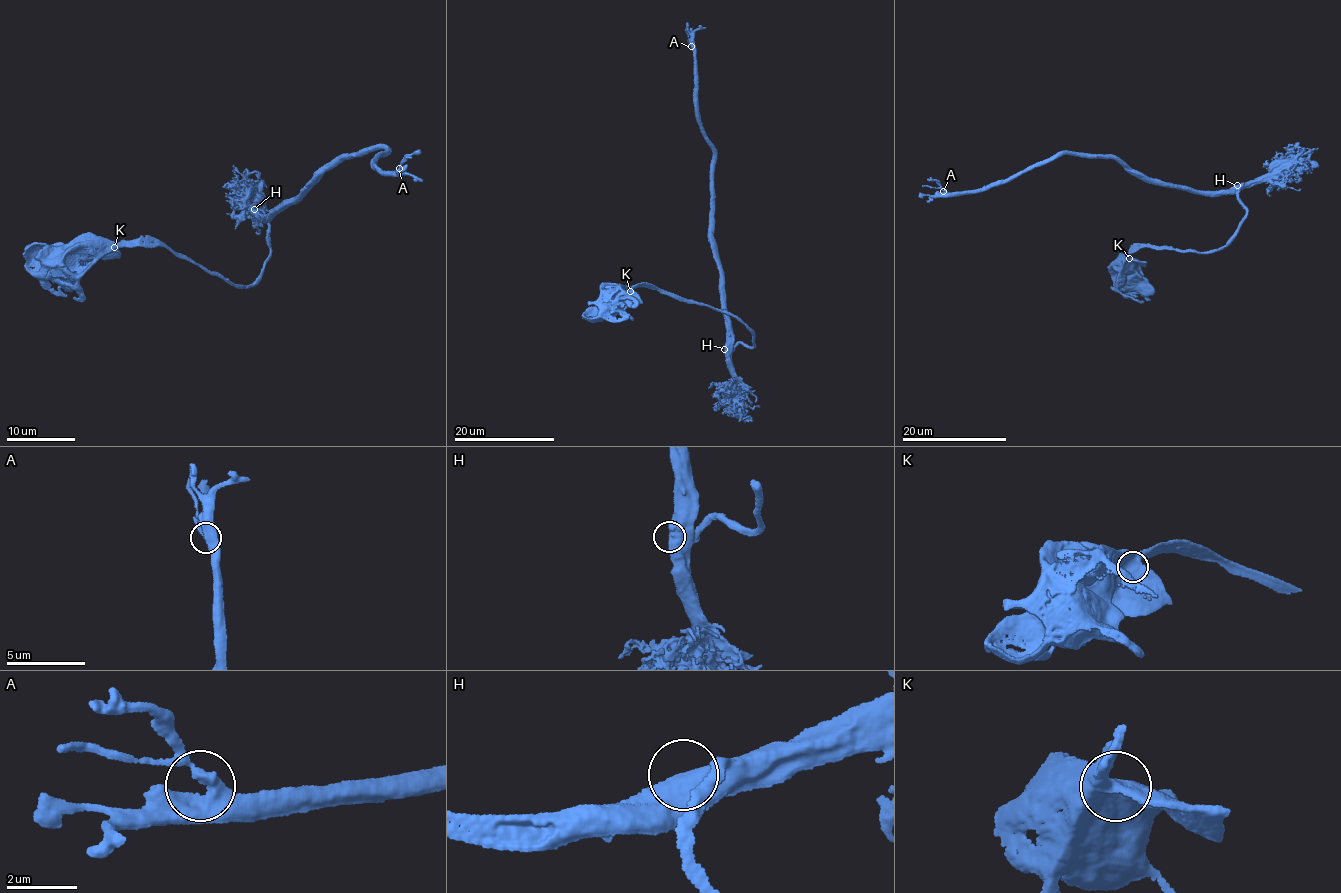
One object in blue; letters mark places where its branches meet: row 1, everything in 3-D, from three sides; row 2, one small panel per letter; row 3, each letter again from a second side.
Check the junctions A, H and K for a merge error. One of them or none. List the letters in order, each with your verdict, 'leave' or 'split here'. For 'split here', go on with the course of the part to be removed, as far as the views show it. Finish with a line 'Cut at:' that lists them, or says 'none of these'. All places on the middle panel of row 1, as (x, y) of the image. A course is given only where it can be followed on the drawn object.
A: leave
H: leave
K: leave
Cut at: none of these

